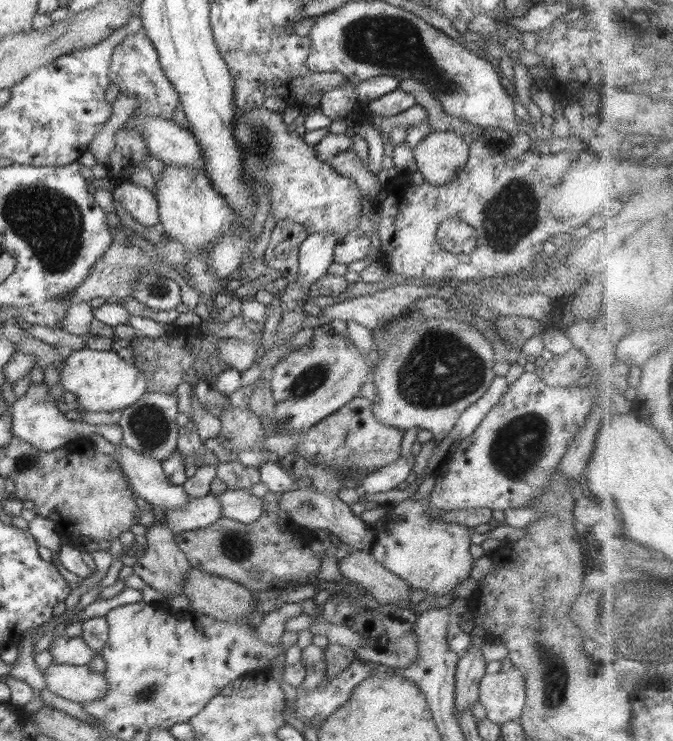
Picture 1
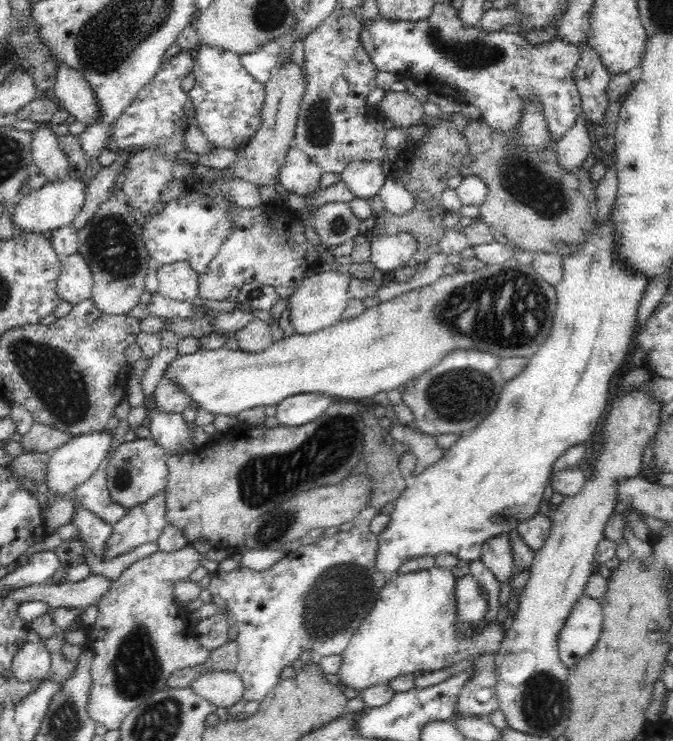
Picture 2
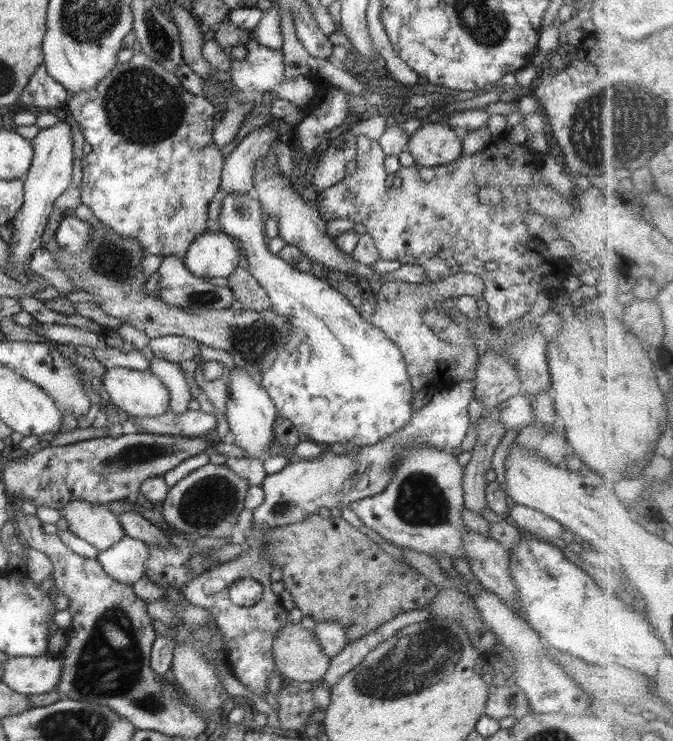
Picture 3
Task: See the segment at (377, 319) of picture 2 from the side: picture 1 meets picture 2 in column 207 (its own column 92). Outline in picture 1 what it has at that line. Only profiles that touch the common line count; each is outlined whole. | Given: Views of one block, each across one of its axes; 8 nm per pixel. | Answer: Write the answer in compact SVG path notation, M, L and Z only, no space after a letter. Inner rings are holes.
M88 347L74 350L64 358L60 380L64 390L76 394L74 407L82 406L85 412L124 410L147 391L147 379L133 362L123 359L114 351L99 351Z

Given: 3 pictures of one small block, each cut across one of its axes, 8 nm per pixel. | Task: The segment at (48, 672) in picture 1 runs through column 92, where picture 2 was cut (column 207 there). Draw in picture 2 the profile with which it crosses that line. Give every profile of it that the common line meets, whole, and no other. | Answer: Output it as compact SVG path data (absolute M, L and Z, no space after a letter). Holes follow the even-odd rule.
M208 670L192 680L190 687L214 707L228 710L242 700L244 692L244 683L236 671Z

